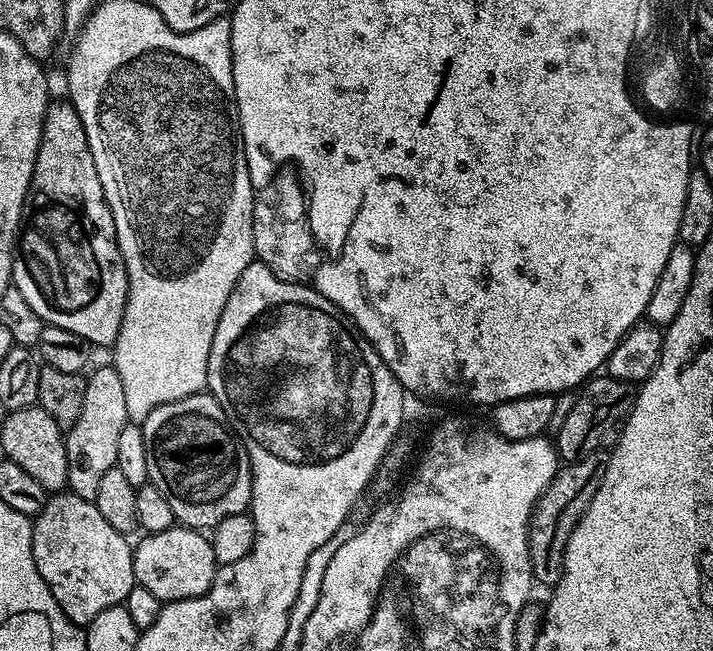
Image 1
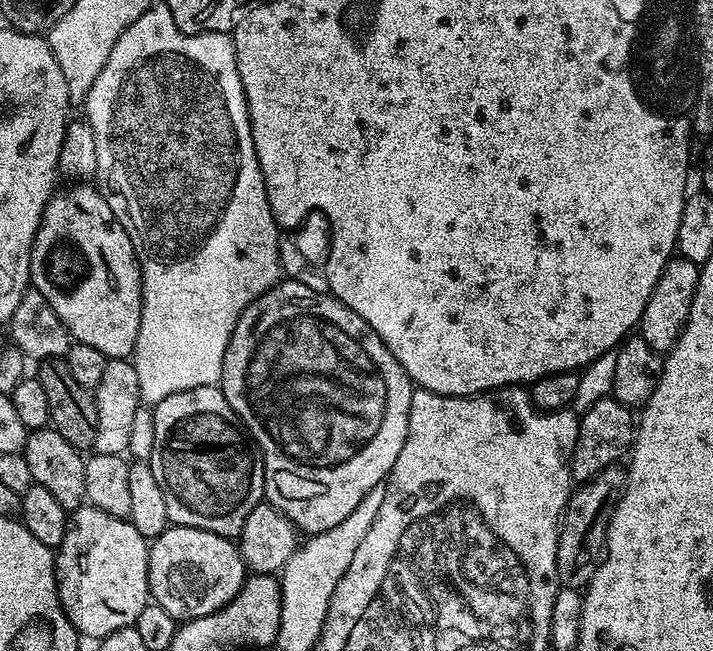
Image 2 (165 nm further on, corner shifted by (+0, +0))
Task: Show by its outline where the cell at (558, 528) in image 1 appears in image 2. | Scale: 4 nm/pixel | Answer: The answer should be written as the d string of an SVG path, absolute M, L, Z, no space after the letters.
M623 467L604 468L591 480L581 483L573 491L568 507L562 517L558 554L556 555L556 578L565 588L583 589L594 578L596 567L605 553L604 533L607 529L612 510L626 483Z

